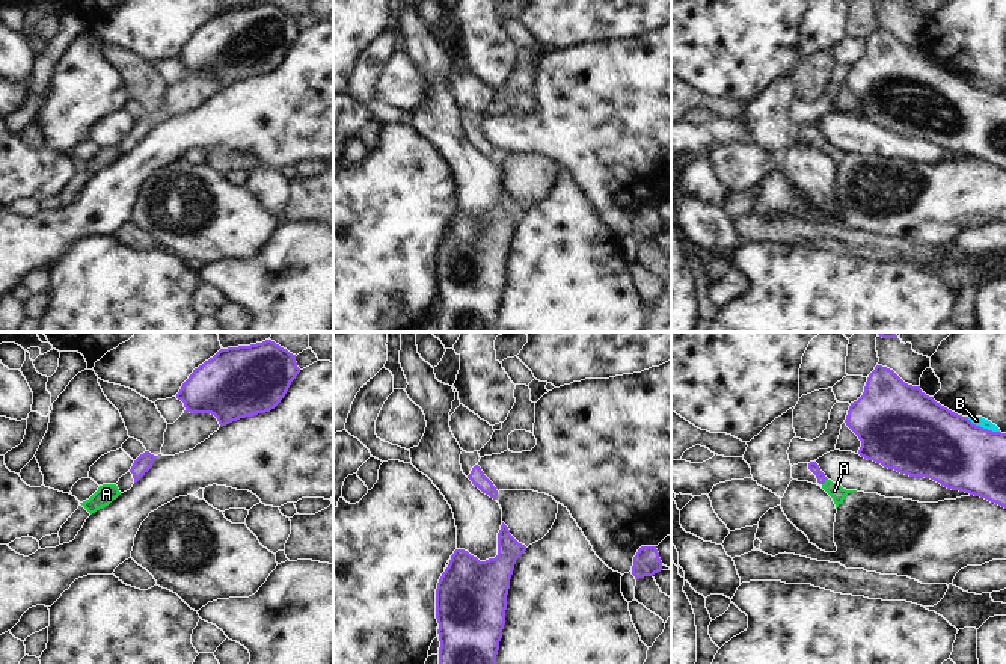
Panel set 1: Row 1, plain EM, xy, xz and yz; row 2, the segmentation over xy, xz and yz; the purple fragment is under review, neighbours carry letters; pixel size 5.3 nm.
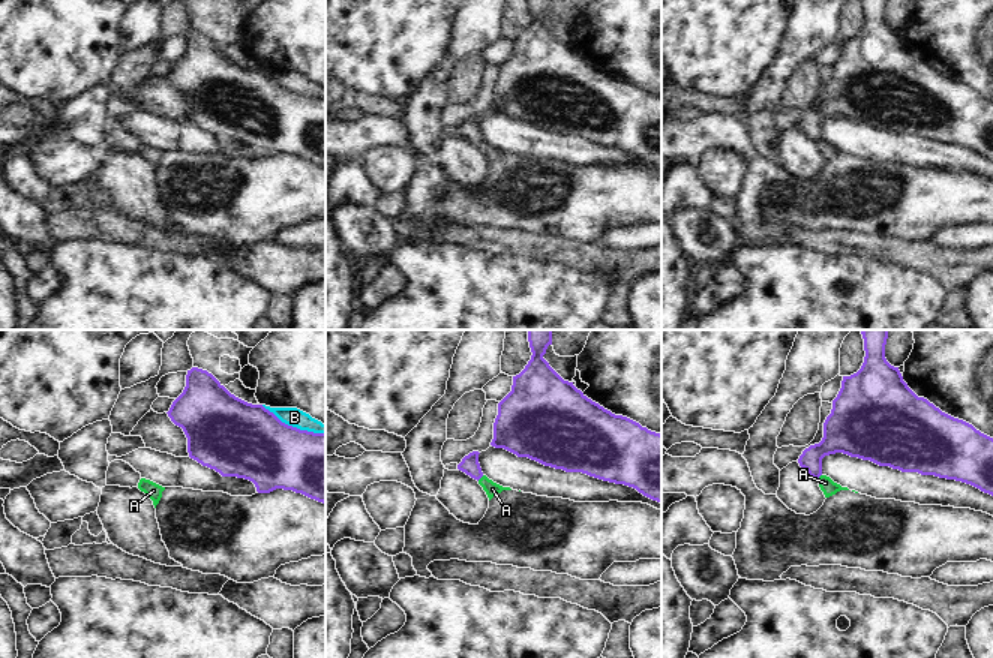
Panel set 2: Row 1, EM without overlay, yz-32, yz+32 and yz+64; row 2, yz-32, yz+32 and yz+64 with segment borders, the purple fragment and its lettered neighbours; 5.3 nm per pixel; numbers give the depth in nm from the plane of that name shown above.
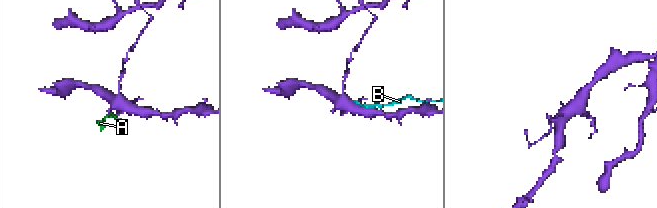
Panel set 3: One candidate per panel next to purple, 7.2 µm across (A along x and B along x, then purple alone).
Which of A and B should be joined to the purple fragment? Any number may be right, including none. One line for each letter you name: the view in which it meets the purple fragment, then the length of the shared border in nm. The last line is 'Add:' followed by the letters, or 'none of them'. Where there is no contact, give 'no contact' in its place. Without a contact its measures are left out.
Add: none of them

